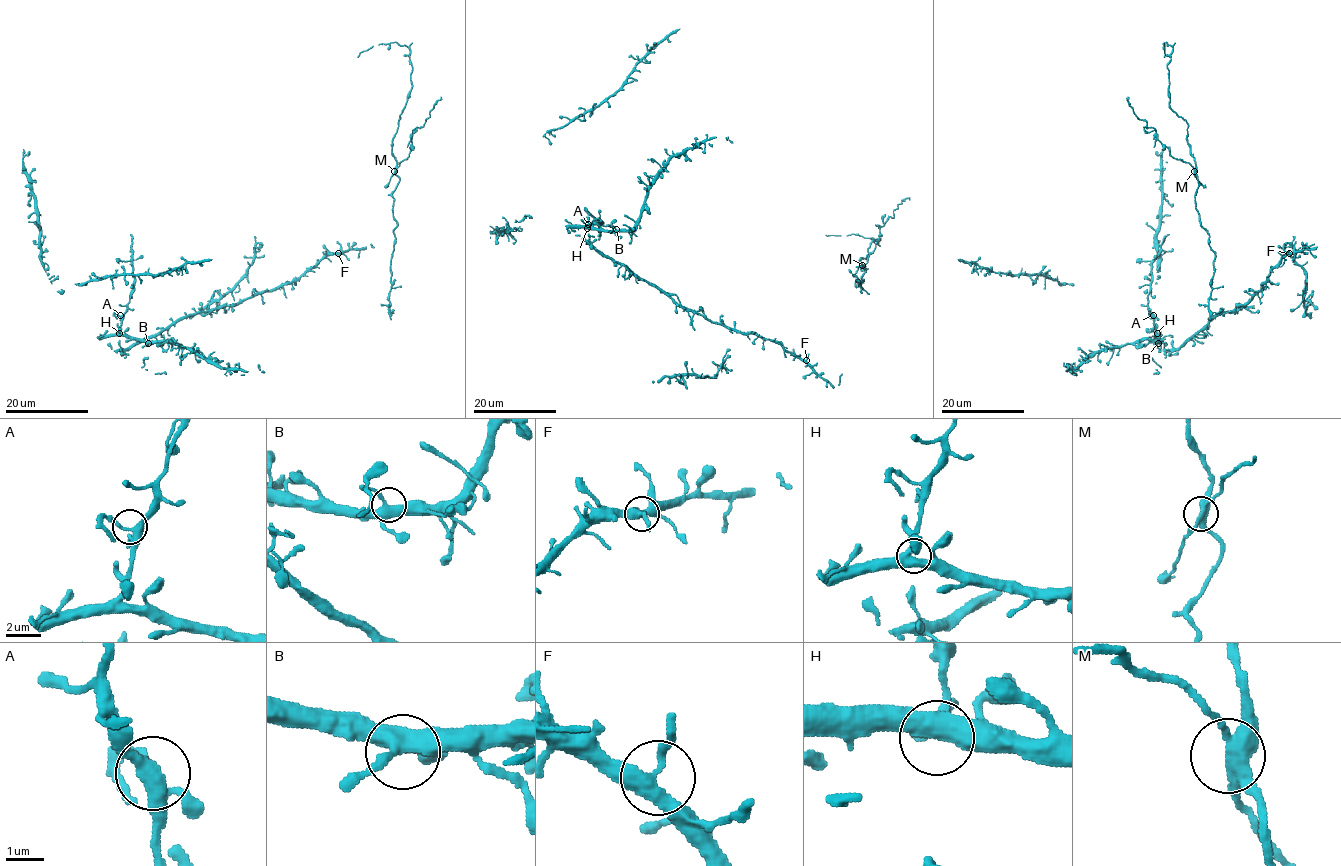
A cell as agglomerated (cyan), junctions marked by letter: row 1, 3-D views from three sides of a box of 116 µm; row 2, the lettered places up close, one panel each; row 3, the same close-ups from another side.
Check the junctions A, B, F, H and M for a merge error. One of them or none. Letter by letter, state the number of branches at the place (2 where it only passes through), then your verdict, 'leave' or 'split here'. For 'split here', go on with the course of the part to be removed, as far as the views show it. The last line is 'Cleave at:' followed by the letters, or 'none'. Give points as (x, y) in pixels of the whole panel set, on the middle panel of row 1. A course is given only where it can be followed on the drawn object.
A: 4 branches meet; leave
B: 4 branches meet; leave
F: 3 branches meet; leave
H: 4 branches meet; leave
M: 4 branches meet; split here; foreign part runs (862, 264), (878, 239), (880, 228), (888, 218), (893, 217), (893, 211), (903, 200), (909, 198)
Cleave at: M

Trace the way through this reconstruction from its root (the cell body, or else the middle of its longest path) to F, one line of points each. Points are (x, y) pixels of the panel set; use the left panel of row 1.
F: (221, 307), (236, 305), (244, 299), (291, 283), (327, 255), (338, 253)

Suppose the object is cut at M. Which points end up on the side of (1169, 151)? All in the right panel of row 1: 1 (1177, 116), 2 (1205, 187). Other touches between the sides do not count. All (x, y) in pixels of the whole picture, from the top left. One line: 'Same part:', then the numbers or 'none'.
Same part: 2

